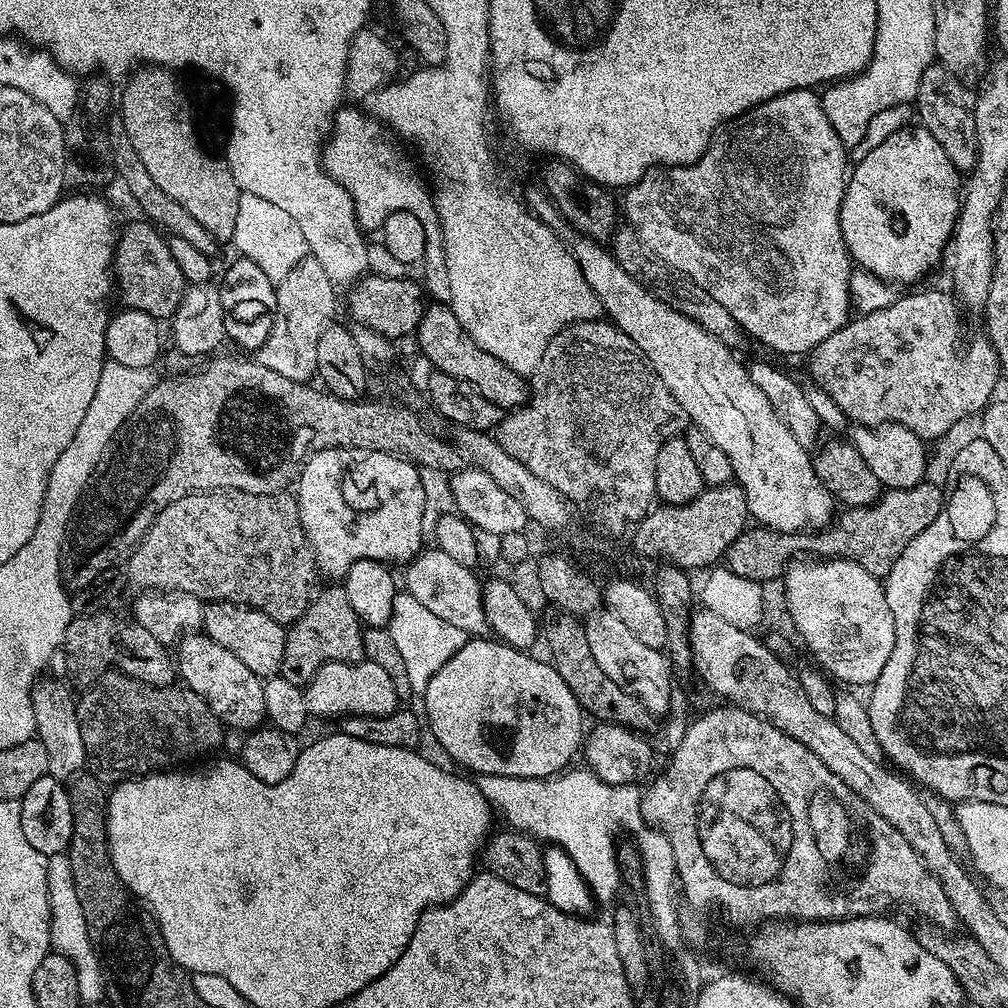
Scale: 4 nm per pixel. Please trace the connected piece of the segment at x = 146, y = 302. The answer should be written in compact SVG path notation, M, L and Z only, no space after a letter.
M147 219L132 220L121 227L116 241L116 250L112 253L112 274L114 288L125 309L145 311L155 320L164 322L172 318L182 302L186 281L178 263L171 254L169 241L162 235L161 229Z

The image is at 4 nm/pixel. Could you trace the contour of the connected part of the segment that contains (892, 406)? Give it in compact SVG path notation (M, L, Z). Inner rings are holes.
M948 290L947 292L912 292L909 296L902 297L901 300L900 297L893 299L892 304L882 310L865 312L849 319L848 323L843 324L837 332L830 334L830 338L826 338L820 345L813 348L807 357L807 360L809 359L808 376L818 387L826 390L826 394L830 394L830 398L834 398L834 402L838 402L838 406L842 406L842 414L846 414L853 425L876 428L886 423L899 424L904 420L901 426L906 427L906 425L912 424L912 430L916 428L912 434L913 437L917 437L919 432L951 433L951 428L963 416L968 416L971 412L976 412L976 414L984 412L997 395L996 383L999 382L1000 375L1002 375L1000 356L994 350L991 340L981 338L981 340L974 341L965 352L960 350L960 314L962 314L961 305L958 303L956 296ZM936 412L940 412L940 428L936 428Z

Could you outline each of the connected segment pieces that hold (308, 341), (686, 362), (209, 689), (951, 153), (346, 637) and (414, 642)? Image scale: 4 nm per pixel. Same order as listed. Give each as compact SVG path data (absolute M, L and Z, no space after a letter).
M310 254L286 274L275 285L276 309L272 318L269 336L258 351L258 359L262 366L272 364L270 370L278 370L282 378L305 376L308 381L317 375L316 355L318 354L318 338L322 330L333 323L336 312L337 289L326 278L326 270L322 270L322 262L315 260Z
M583 238L573 241L570 251L611 323L638 346L640 353L648 359L649 366L658 373L662 382L666 382L670 394L678 398L689 421L711 438L714 446L726 453L726 458L730 458L735 483L739 484L748 503L749 517L763 527L771 528L773 532L785 534L800 534L805 530L829 527L834 520L834 499L815 473L809 449L798 442L794 434L790 434L786 422L776 413L774 406L770 406L766 394L762 394L762 390L758 390L758 386L754 386L748 377L748 368L736 361L737 353L718 342L718 338L706 334L706 330L702 330L702 326L690 318L678 314L678 310L670 310L670 306L666 306L666 302L658 299L649 288L643 288L637 280L630 278L630 274L618 266L611 251L603 243Z
M188 634L175 645L174 663L179 679L192 692L204 698L221 724L229 729L255 730L265 723L266 718L258 718L258 714L267 717L261 677L254 675L250 666L238 662L226 646L218 646L218 642L211 640L207 634Z
M933 64L922 74L922 82L918 86L918 94L914 101L915 107L920 107L919 123L938 138L942 150L952 160L952 164L961 173L971 173L976 167L975 140L975 93L970 92L963 84L963 79L955 72L949 71L941 64Z
M343 586L324 588L313 595L308 608L287 629L279 675L286 682L307 686L316 672L330 664L359 664L363 659L364 628L346 590Z
M407 594L397 595L392 619L386 627L394 638L394 646L398 646L398 654L402 654L402 662L406 662L406 675L411 678L417 691L421 691L424 683L434 678L434 674L438 674L445 662L458 650L462 650L462 646L470 638L467 633L430 613L421 602L416 602Z

